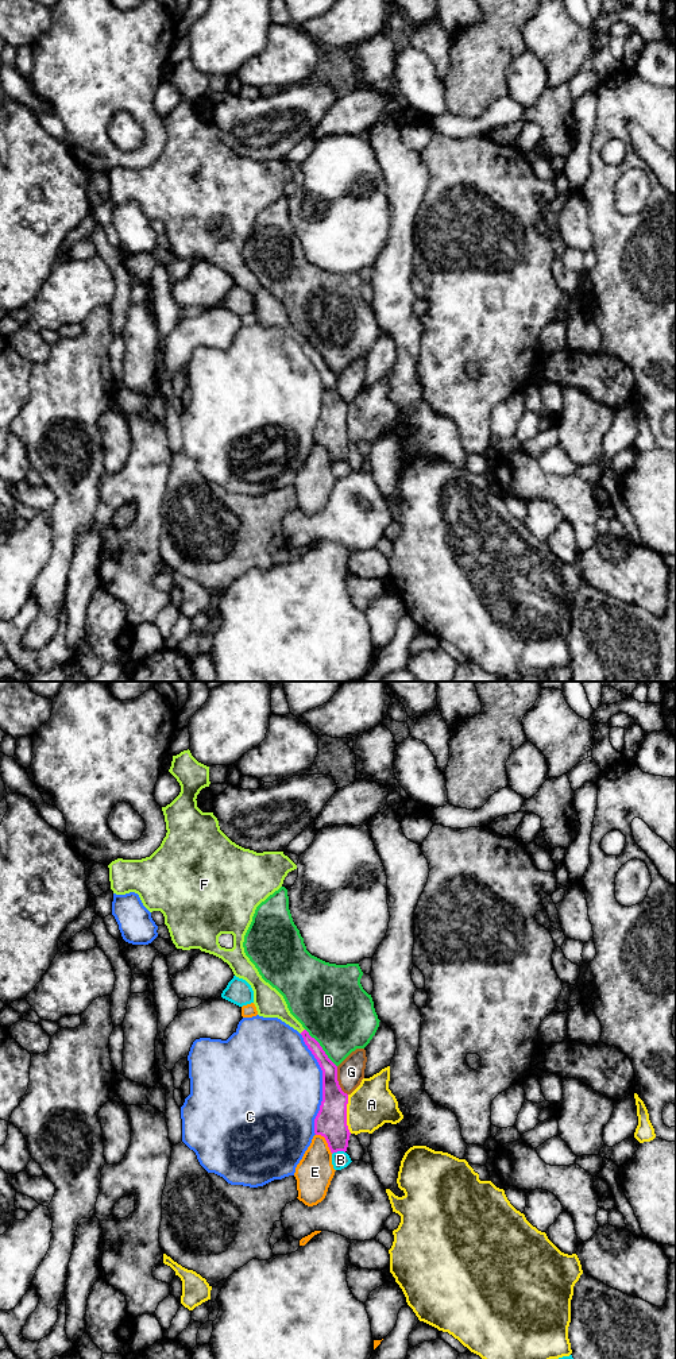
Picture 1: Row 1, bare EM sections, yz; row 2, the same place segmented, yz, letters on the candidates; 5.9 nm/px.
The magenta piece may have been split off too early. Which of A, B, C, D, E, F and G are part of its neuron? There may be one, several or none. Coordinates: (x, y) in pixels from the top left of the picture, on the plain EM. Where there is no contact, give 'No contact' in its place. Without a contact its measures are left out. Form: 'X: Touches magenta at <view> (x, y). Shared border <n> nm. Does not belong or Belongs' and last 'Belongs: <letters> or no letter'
A: Touches magenta at yz (346, 423). Shared border 240 nm. Does not belong
B: Touches magenta at yz (338, 459). Shared border 80 nm. Does not belong
C: Touches magenta at yz (323, 393). Shared border 600 nm. Does not belong
D: Touches magenta at yz (321, 356). Shared border 300 nm. Does not belong
E: Touches magenta at yz (327, 451). Shared border 160 nm. Does not belong
F: Touches magenta at yz (302, 340). Shared border 40 nm. Belongs
G: Touches magenta at yz (338, 390). Shared border 190 nm. Does not belong
Belongs: F

